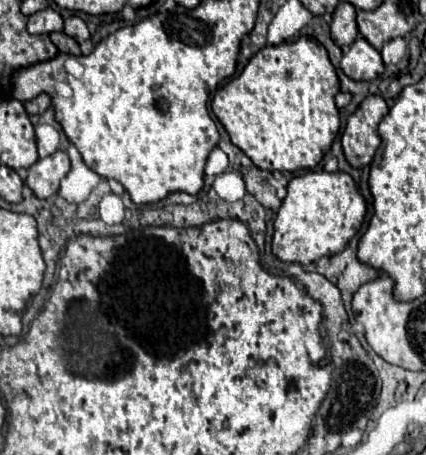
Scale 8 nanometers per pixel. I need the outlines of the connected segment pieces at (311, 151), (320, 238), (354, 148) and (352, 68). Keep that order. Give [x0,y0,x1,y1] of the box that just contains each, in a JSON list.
[[213,36,341,170],[271,170,365,264],[343,96,389,168],[341,36,385,80]]

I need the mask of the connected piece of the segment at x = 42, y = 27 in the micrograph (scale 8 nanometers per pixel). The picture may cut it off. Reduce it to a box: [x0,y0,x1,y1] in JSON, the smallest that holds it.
[27,8,63,34]

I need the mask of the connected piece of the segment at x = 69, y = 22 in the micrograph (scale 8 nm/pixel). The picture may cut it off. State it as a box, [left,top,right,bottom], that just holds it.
[63,16,91,44]

